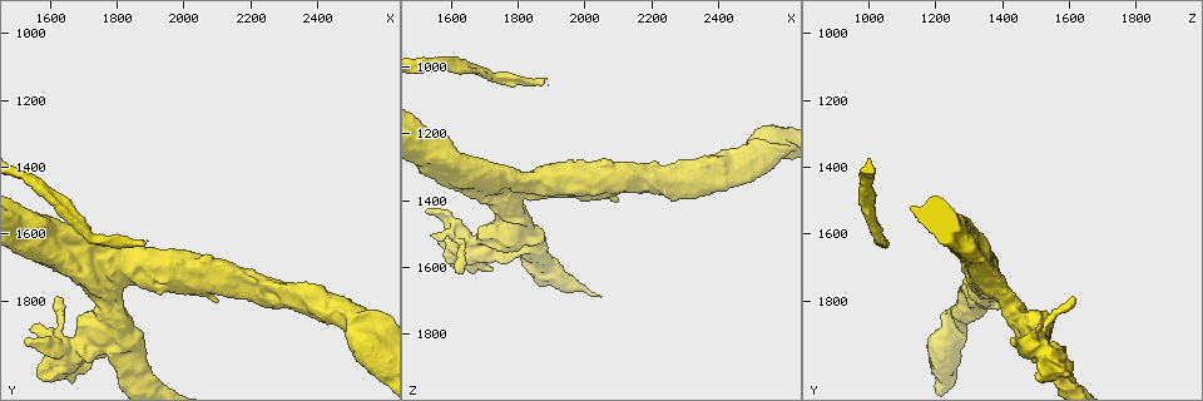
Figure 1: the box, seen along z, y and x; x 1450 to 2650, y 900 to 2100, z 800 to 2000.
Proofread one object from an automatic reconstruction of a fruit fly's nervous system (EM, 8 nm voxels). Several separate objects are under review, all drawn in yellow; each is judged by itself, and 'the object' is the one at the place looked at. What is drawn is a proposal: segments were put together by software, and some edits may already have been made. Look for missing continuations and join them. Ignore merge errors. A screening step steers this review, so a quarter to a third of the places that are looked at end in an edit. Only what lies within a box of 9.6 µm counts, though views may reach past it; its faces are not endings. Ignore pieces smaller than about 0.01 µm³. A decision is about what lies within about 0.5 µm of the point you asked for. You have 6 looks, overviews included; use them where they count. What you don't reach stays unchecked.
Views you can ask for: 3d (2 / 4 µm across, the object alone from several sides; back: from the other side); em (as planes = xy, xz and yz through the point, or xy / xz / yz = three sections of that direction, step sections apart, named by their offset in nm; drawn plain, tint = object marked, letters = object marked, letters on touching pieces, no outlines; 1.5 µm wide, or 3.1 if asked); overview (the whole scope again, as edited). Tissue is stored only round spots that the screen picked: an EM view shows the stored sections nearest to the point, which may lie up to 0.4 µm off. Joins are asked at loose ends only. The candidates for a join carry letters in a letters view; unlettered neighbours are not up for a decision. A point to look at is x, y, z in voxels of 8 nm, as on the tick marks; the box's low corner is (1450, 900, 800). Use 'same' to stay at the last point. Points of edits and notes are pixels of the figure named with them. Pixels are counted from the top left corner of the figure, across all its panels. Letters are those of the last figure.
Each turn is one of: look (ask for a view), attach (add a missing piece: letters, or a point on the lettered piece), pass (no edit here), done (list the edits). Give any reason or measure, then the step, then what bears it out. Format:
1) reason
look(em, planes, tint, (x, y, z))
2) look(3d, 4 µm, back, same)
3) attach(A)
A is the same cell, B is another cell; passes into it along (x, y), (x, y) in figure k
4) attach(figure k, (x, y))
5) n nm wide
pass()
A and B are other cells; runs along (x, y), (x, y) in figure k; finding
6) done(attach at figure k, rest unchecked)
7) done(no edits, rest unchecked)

an open end
look(3d, 4 µm, (1610, 1790, 1620))

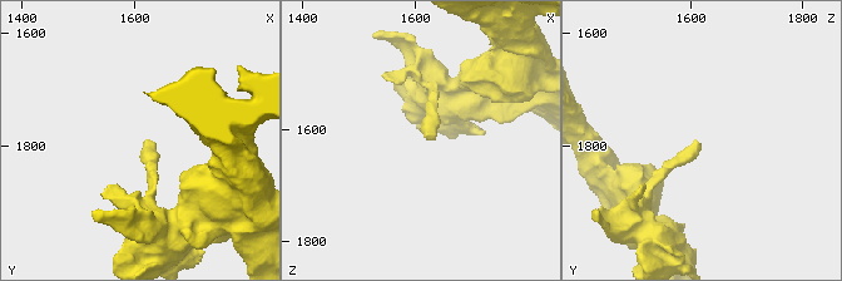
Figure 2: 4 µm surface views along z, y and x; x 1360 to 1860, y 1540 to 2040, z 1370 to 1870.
now the EM
look(em, xy, step 4, letters, (1615, 1795, 1610))

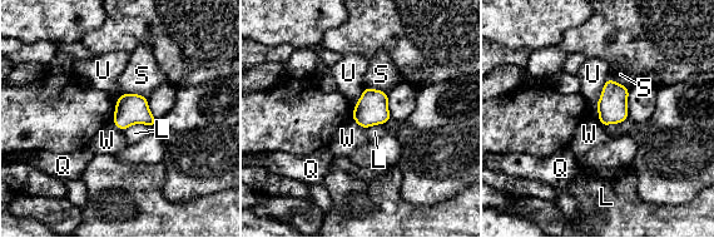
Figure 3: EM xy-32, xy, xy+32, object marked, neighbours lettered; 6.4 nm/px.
cut it another way
look(em, planes, letters, same)

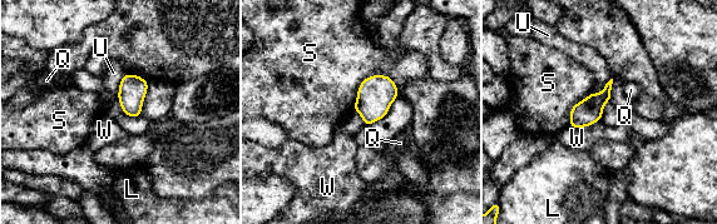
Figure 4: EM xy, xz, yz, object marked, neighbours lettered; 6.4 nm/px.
pass()
L, Q, S, U and W are other cells; no lettered piece goes on from it

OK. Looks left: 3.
look(em, yz, step 8, letters, (1770, 1950, 1590))

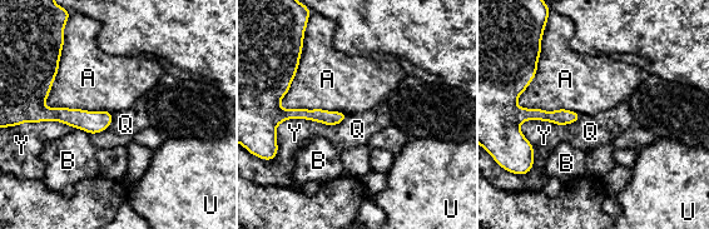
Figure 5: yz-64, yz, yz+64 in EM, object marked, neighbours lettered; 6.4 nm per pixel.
look(em, xy, step 4, letters, same)

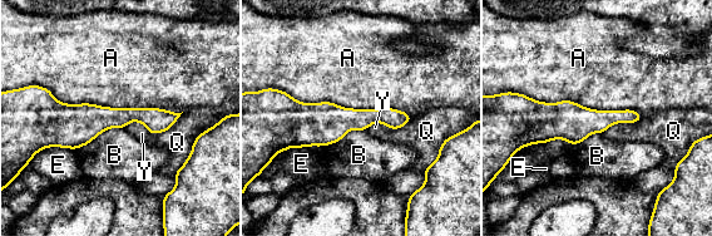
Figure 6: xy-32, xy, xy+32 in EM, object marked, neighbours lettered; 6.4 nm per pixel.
pass()
A, B, E, Q and Y are other cells; runs along (54, 116), (174, 117) in figure 6; none of them fits

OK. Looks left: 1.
done(no edits, rest unchecked)

